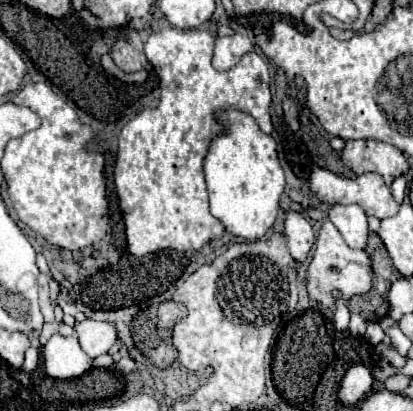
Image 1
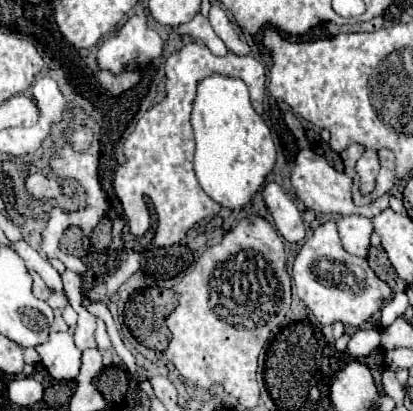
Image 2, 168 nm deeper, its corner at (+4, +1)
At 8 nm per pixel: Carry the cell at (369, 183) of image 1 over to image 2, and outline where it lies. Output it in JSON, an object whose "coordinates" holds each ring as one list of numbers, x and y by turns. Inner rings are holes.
{"coordinates":[[312,149,298,151,298,155,294,159,294,167,290,171,290,183,294,187,296,197,300,197,308,209,314,209,314,211,320,211,320,213,330,213,330,215,358,213,358,215,364,215,364,217,376,217,380,211,388,209,388,195,378,197,372,205,356,207,352,203,352,179,346,173,330,167,326,163,326,159,318,153,314,153]]}

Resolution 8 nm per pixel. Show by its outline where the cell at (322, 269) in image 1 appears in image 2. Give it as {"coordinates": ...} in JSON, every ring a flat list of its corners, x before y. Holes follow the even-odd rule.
{"coordinates":[[334,221,320,225,306,239,292,265,292,281,296,287,296,295,308,305,308,309,324,327,338,321,344,325,360,327,374,313,378,313,384,301,392,295,388,283,376,277,366,259,354,257,344,251]]}

